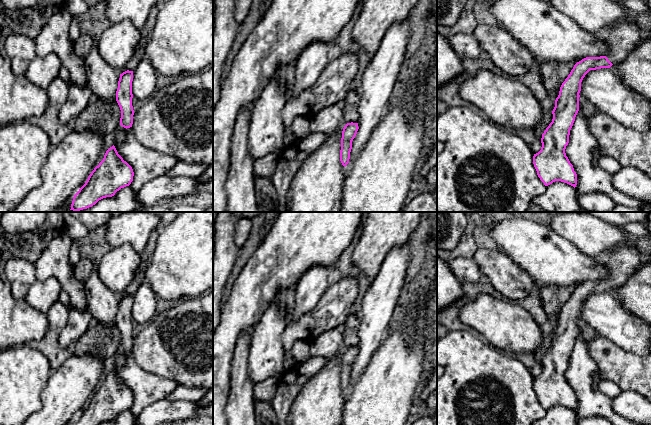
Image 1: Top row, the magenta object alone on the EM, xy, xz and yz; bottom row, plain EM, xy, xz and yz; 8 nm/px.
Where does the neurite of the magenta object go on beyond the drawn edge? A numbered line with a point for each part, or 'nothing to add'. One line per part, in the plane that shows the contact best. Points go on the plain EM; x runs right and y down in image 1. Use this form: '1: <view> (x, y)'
1: yz (621, 262)

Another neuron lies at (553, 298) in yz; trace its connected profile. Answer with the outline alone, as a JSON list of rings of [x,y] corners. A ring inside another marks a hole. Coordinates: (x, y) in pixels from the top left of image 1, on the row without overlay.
[[[542,285],[538,289],[538,293],[542,302],[542,307],[548,317],[548,320],[554,325],[559,319],[562,307],[568,301],[575,288],[575,285]]]

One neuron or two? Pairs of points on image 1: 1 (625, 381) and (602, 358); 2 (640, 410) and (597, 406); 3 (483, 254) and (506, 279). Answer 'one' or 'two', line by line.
1: one
2: two
3: one

